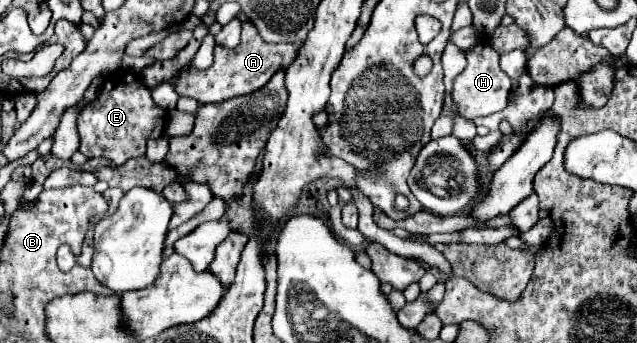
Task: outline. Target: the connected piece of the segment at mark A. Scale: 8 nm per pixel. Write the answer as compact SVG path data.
M243 22L243 32L241 32L241 44L235 50L225 50L215 46L215 60L213 66L209 66L207 70L197 70L197 68L189 68L185 72L181 72L177 76L177 92L179 96L191 96L199 102L211 102L211 104L219 104L237 96L245 96L251 94L259 88L263 88L271 76L279 70L287 70L287 66L291 66L291 62L295 60L295 54L299 52L299 46L303 46L303 42L289 42L289 44L267 44L255 26L251 22Z

